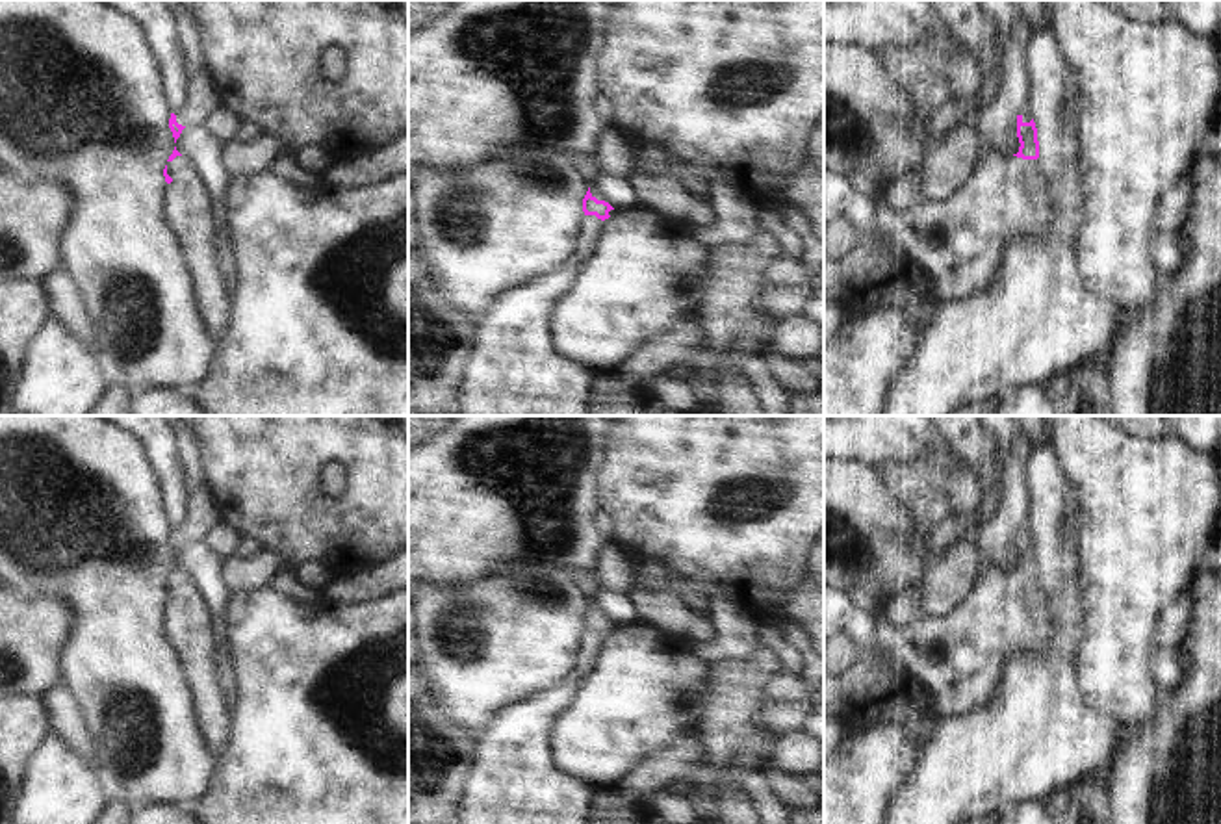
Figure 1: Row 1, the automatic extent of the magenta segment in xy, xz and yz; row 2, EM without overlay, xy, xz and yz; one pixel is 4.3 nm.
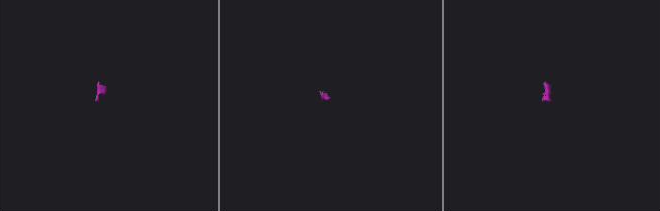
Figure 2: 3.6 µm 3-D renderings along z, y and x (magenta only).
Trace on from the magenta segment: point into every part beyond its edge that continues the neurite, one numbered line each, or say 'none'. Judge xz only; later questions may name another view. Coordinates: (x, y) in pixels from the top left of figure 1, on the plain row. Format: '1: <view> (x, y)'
1: xz (585, 581)

